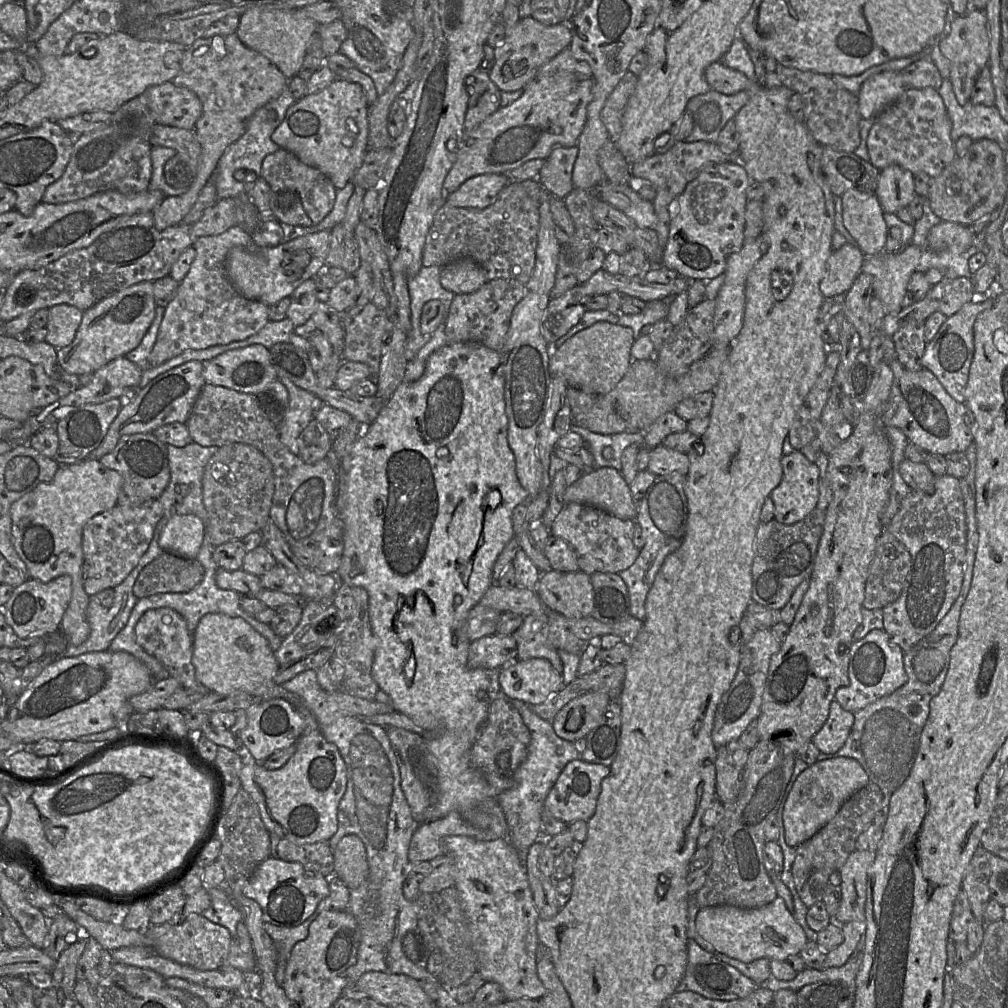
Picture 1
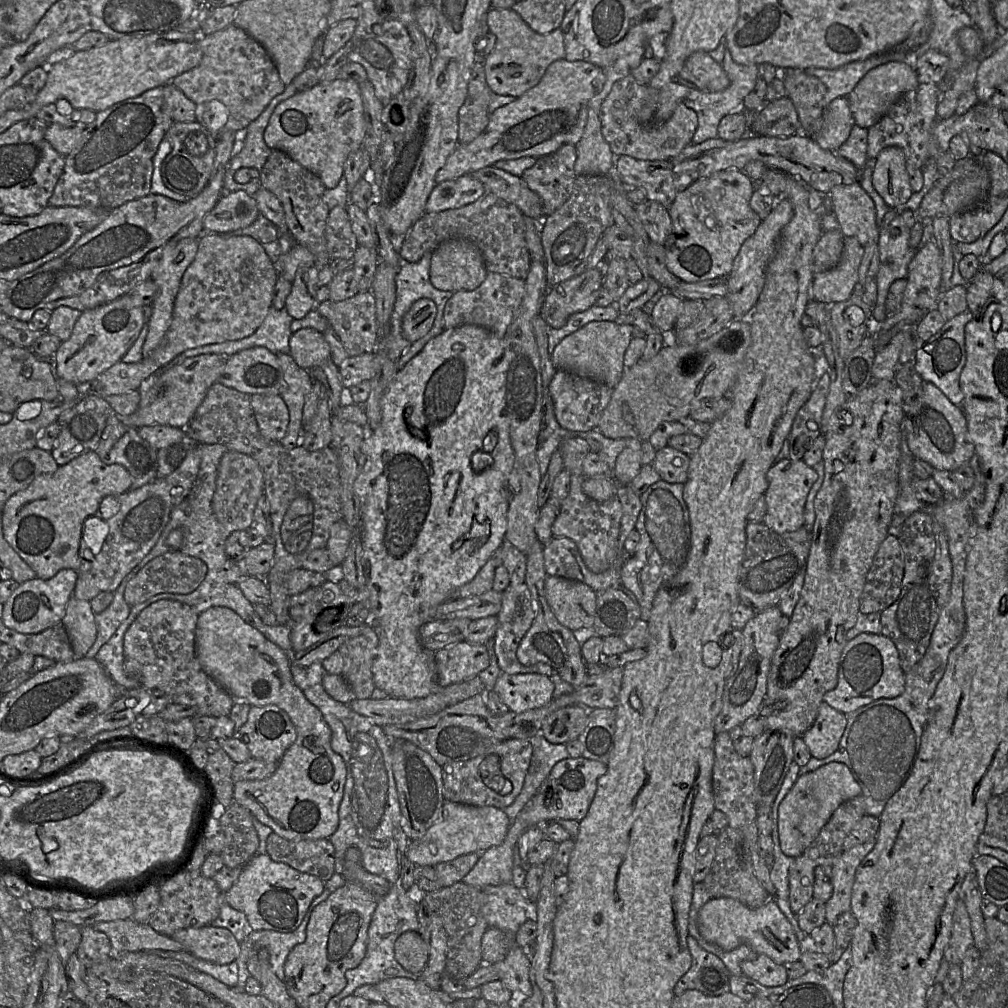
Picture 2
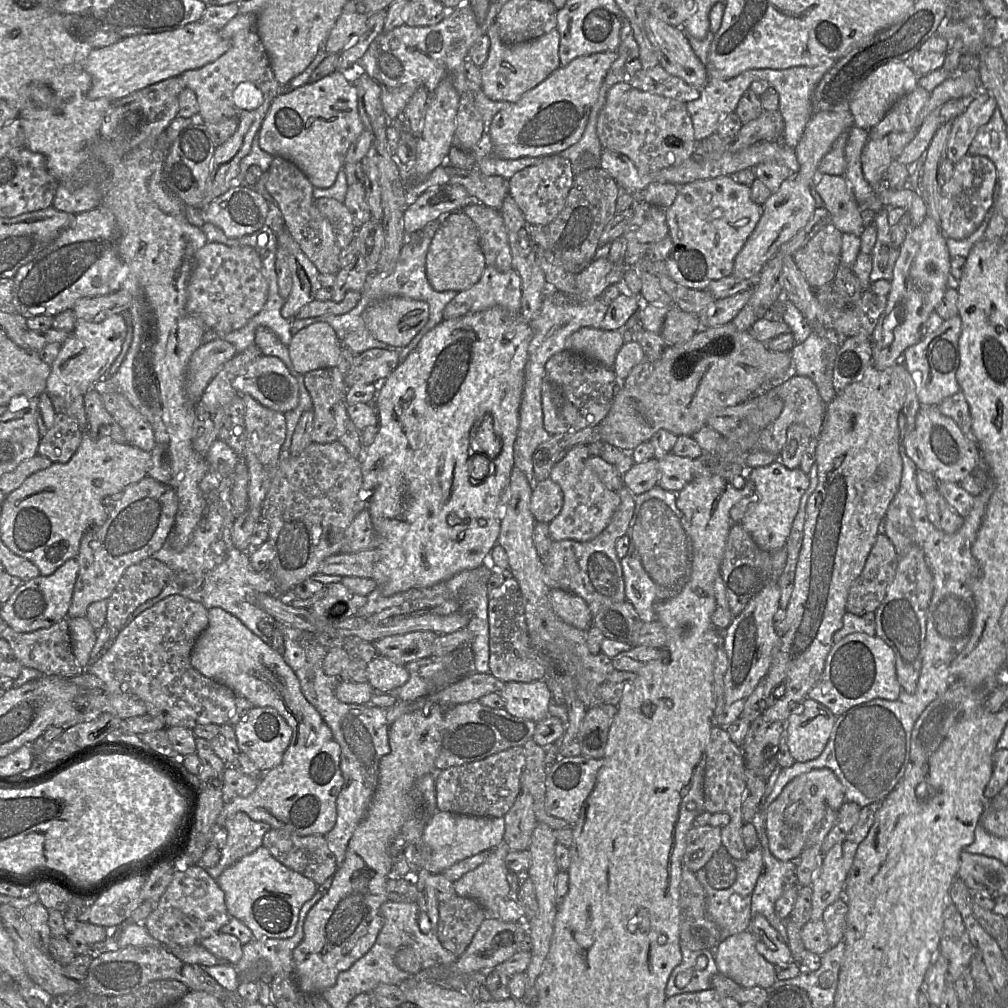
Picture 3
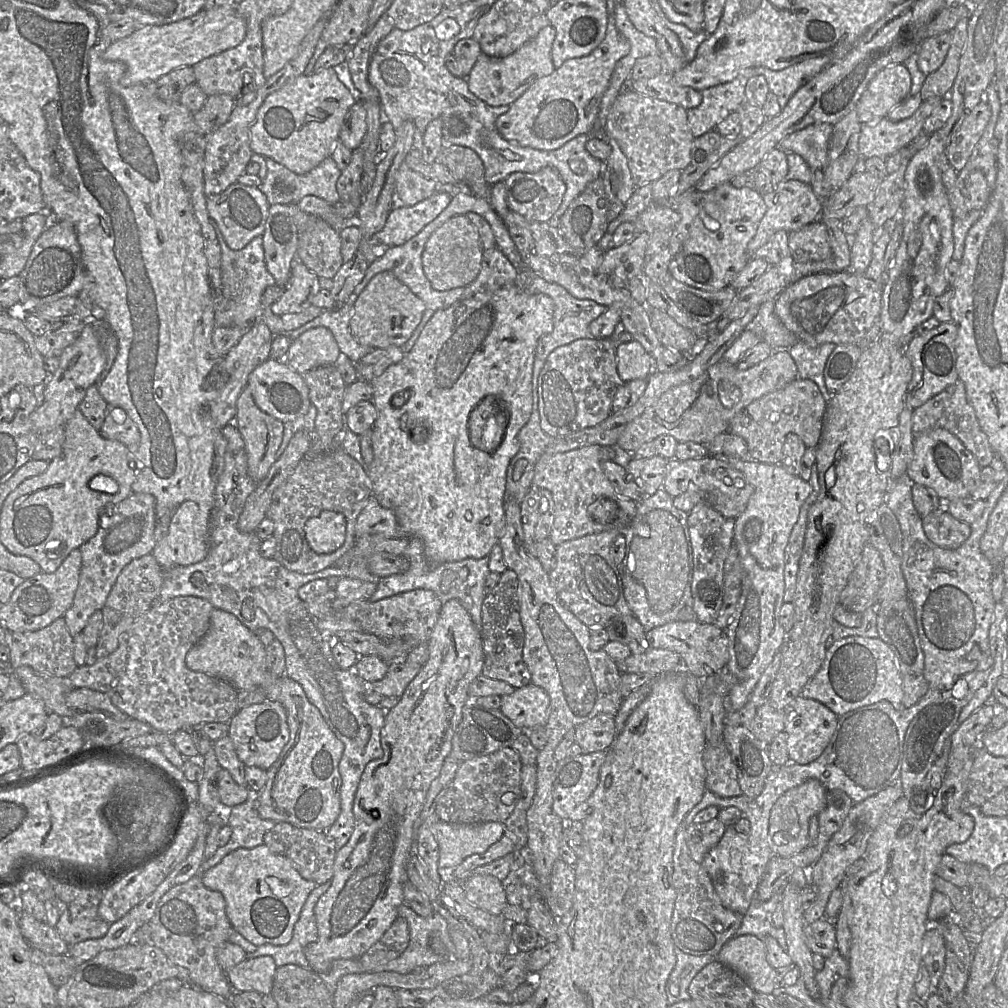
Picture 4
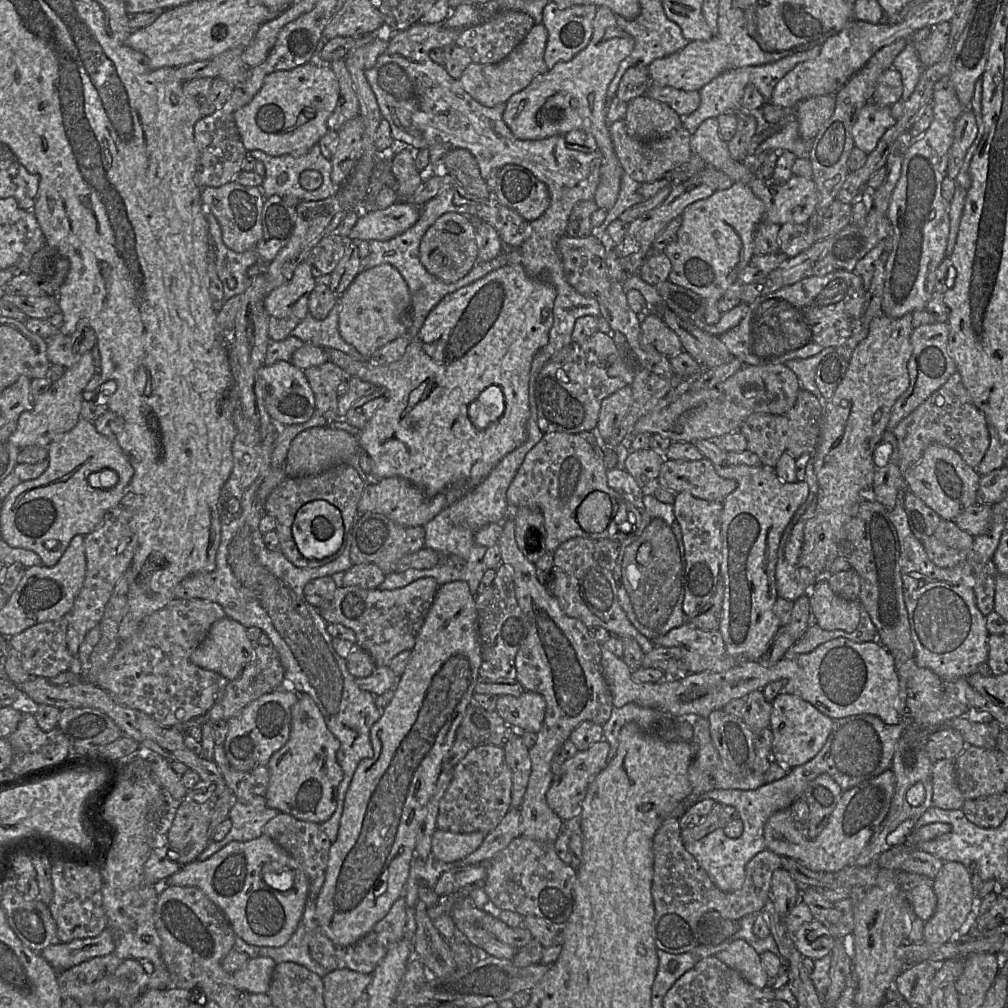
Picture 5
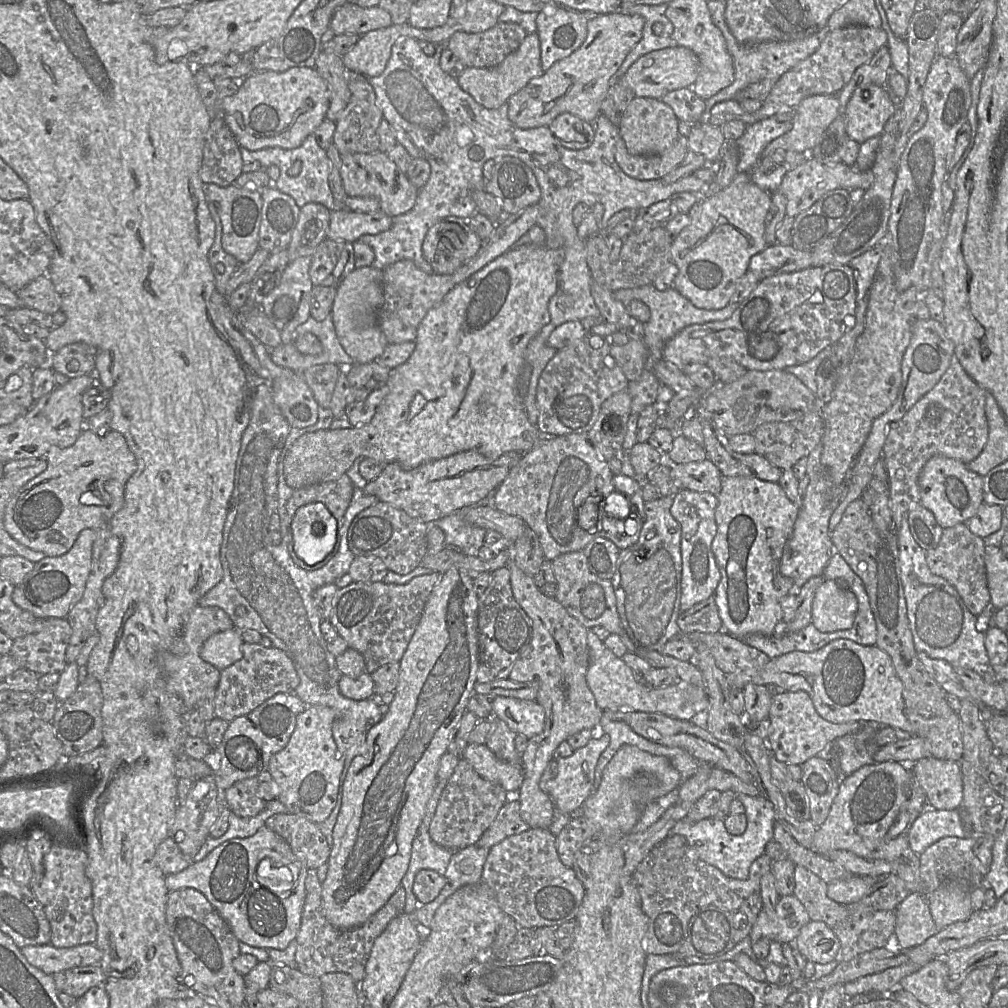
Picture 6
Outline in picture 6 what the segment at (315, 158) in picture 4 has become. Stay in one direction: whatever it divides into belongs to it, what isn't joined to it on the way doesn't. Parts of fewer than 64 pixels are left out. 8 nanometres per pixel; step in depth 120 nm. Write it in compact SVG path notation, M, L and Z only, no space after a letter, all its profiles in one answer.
M291 67L283 72L252 72L239 82L237 92L224 98L220 107L226 123L244 148L297 148L326 119L329 90L315 68Z

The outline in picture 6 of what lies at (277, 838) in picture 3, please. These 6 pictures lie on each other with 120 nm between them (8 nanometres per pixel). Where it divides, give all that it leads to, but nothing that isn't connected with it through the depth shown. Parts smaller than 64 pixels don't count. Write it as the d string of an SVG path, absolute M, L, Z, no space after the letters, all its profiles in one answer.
M286 813L271 816L265 826L284 839L308 869L318 869L328 861L331 849L315 823Z

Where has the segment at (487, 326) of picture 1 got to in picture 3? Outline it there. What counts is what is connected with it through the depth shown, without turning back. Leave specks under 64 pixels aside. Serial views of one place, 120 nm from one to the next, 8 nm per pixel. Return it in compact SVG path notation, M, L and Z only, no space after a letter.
M487 266L481 279L471 288L458 292L445 306L443 320L458 318L492 307L501 307L520 315L522 280L515 269L501 272Z

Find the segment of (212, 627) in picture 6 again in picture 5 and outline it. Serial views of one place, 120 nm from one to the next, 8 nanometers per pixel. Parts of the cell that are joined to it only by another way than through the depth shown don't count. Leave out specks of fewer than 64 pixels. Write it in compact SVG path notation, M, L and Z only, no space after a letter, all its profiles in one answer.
M200 598L172 599L164 608L146 617L132 636L121 642L94 684L106 690L117 703L141 710L165 727L181 725L204 715L222 698L228 680L214 671L195 666L189 658L205 639L213 623L225 616L223 608L216 602Z

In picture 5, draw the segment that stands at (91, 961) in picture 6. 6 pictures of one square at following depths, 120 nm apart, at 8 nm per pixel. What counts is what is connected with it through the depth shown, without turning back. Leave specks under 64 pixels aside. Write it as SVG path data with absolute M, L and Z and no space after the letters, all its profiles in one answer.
M106 927L97 937L50 945L39 954L55 970L67 970L92 958L113 953L114 949L112 932Z

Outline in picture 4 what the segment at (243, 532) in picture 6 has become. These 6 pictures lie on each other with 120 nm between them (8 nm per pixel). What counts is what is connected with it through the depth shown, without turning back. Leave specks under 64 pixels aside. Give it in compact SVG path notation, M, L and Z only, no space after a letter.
M235 423L226 425L222 429L222 434L226 440L226 452L224 468L215 487L214 505L209 518L208 554L200 562L173 566L164 570L162 588L152 606L160 605L178 596L200 597L209 601L214 608L232 613L252 632L259 628L269 629L281 642L285 652L285 675L301 685L308 700L319 710L329 728L344 745L338 764L341 777L340 812L326 830L320 830L324 831L327 838L333 842L337 851L348 841L353 830L353 801L363 770L368 762L383 756L380 730L386 710L366 702L364 692L367 690L367 684L356 675L354 670L344 670L338 666L331 651L333 637L315 626L313 616L298 596L298 589L312 580L345 577L348 569L333 565L319 572L302 574L285 568L273 558L264 558L260 555L262 540L255 532L243 533L237 526L248 496L257 487L257 483L248 474L245 442Z

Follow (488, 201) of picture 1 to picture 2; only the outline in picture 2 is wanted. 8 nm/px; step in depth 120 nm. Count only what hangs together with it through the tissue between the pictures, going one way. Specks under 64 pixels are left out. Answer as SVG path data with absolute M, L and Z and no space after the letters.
M466 174L437 184L427 199L425 213L461 208L477 201L485 194L482 182Z

